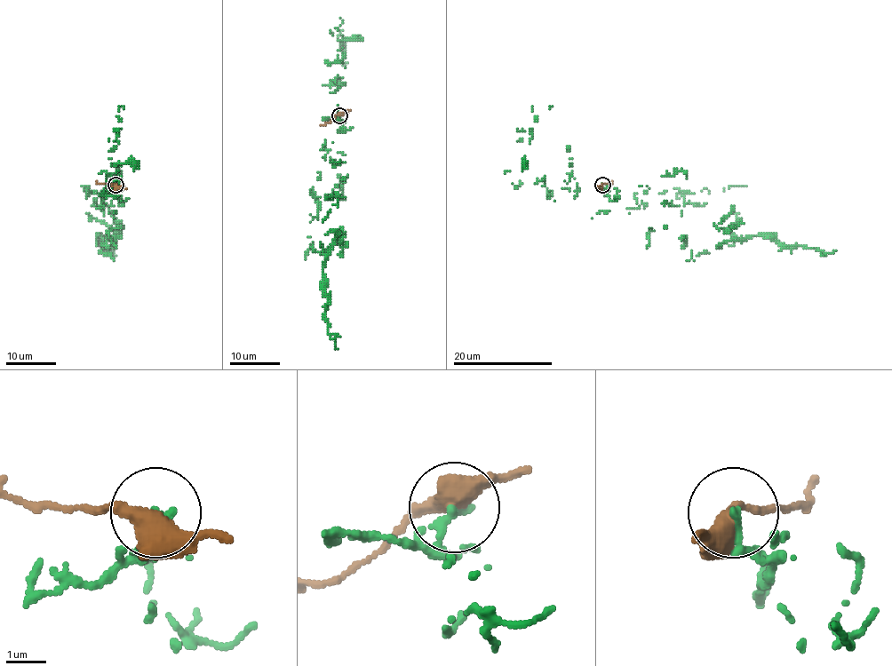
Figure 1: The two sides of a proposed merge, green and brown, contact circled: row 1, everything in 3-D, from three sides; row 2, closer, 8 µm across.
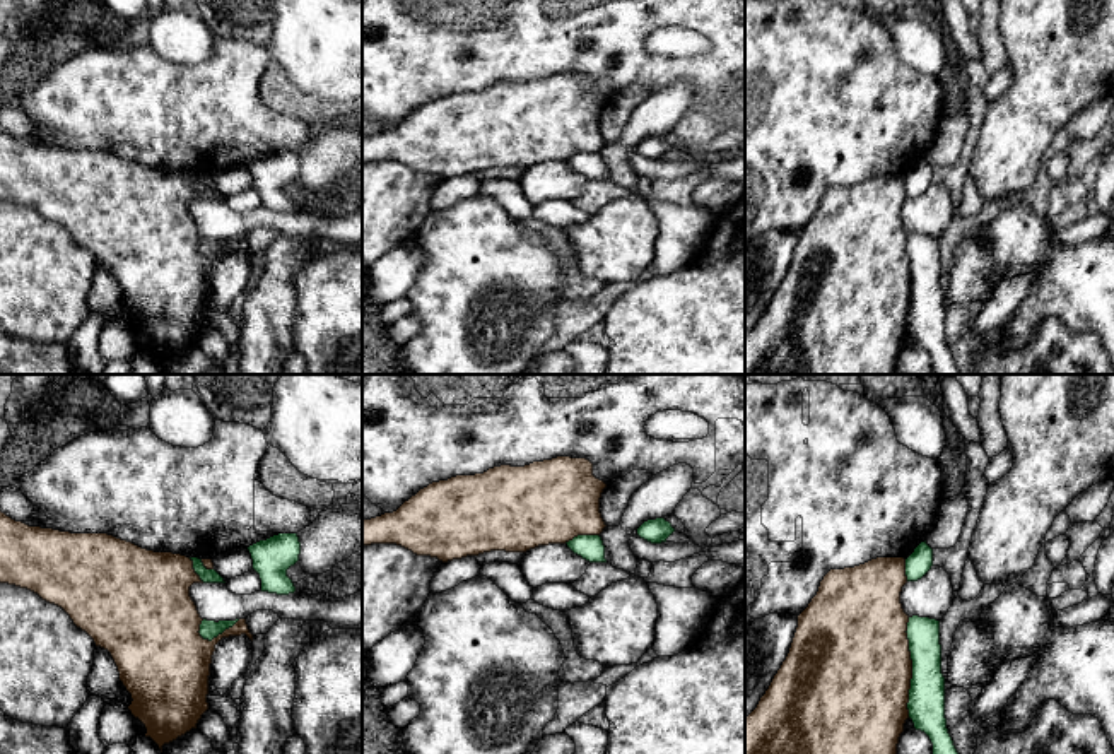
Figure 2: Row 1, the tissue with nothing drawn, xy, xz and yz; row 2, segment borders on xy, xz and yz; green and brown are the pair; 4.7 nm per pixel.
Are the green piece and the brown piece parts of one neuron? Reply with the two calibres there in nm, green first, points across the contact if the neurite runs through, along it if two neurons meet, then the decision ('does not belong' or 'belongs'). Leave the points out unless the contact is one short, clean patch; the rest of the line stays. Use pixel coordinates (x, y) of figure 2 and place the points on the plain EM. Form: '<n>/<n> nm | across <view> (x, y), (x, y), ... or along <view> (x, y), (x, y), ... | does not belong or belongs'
180/480 nm | does not belong

